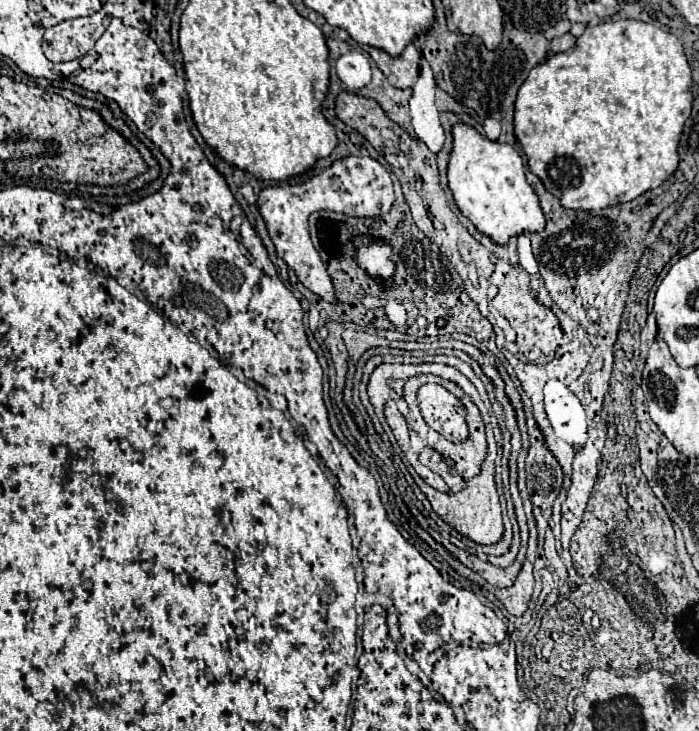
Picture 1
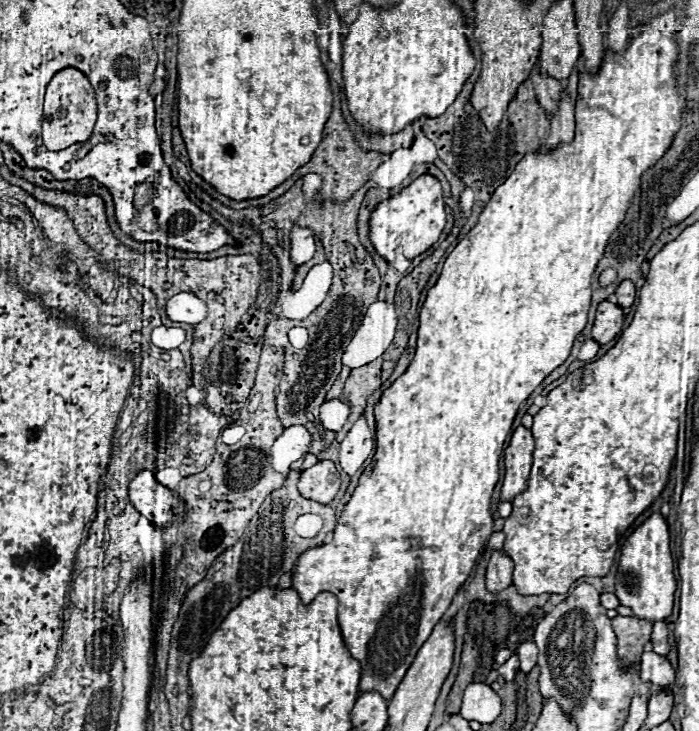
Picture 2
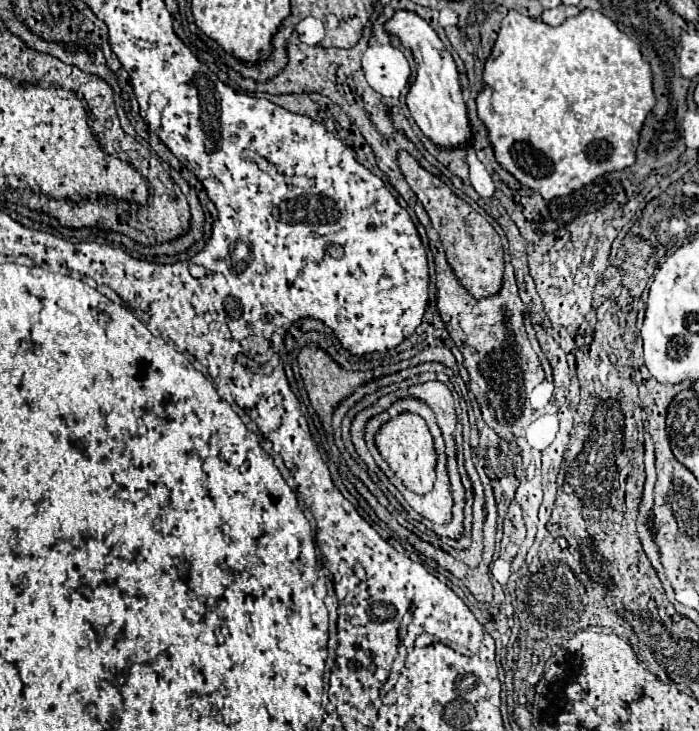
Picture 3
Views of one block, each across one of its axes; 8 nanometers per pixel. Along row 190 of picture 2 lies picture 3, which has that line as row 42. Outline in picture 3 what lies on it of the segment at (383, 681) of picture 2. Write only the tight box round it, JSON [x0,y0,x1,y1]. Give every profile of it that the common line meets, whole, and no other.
[476,10,656,200]

